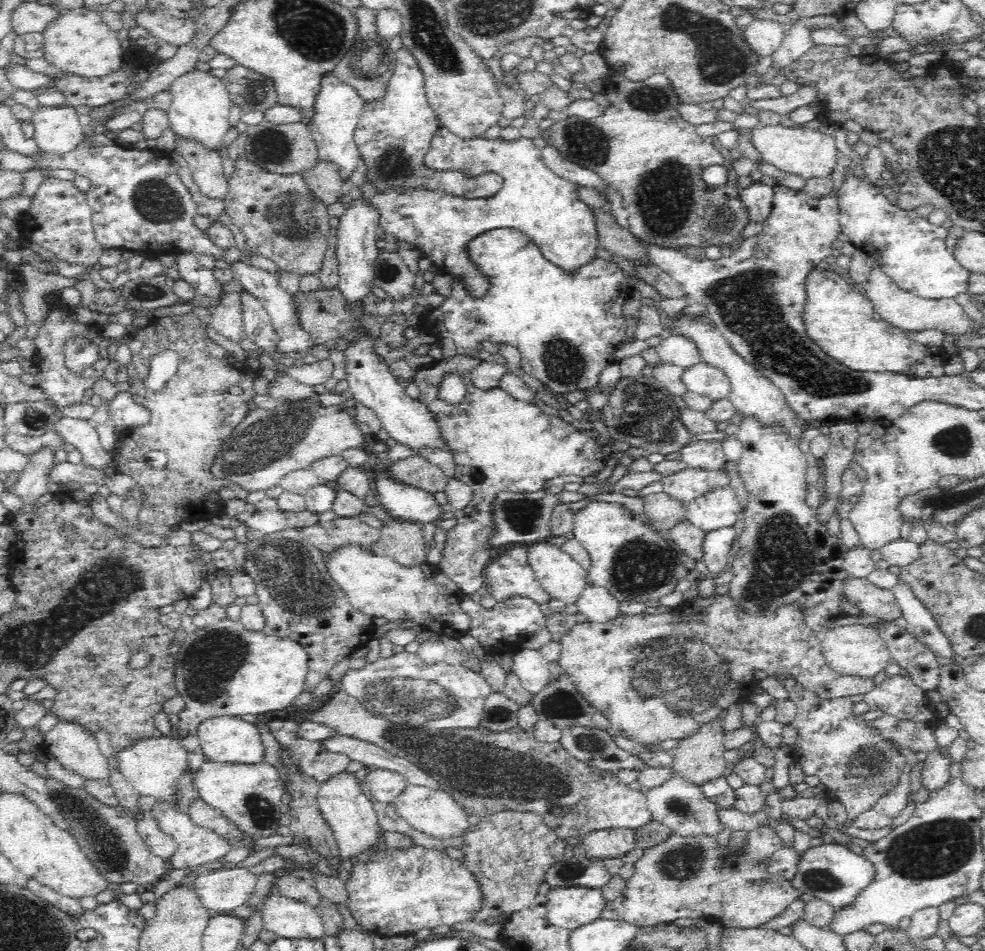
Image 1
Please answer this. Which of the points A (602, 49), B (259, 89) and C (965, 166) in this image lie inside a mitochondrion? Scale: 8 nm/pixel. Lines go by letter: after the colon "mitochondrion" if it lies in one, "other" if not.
A: other
B: mitochondrion
C: mitochondrion

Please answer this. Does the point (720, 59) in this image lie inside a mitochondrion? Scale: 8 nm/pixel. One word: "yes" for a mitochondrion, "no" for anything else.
yes

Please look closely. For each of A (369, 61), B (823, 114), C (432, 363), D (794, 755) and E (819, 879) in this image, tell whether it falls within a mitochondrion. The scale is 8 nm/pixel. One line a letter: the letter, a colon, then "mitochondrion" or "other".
A: mitochondrion
B: other
C: other
D: other
E: mitochondrion

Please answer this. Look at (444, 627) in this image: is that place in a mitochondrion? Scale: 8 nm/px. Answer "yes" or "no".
no

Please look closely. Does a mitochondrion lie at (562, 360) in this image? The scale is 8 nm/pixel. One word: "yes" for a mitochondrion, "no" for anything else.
yes

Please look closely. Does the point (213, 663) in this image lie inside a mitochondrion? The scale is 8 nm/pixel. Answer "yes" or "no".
yes

